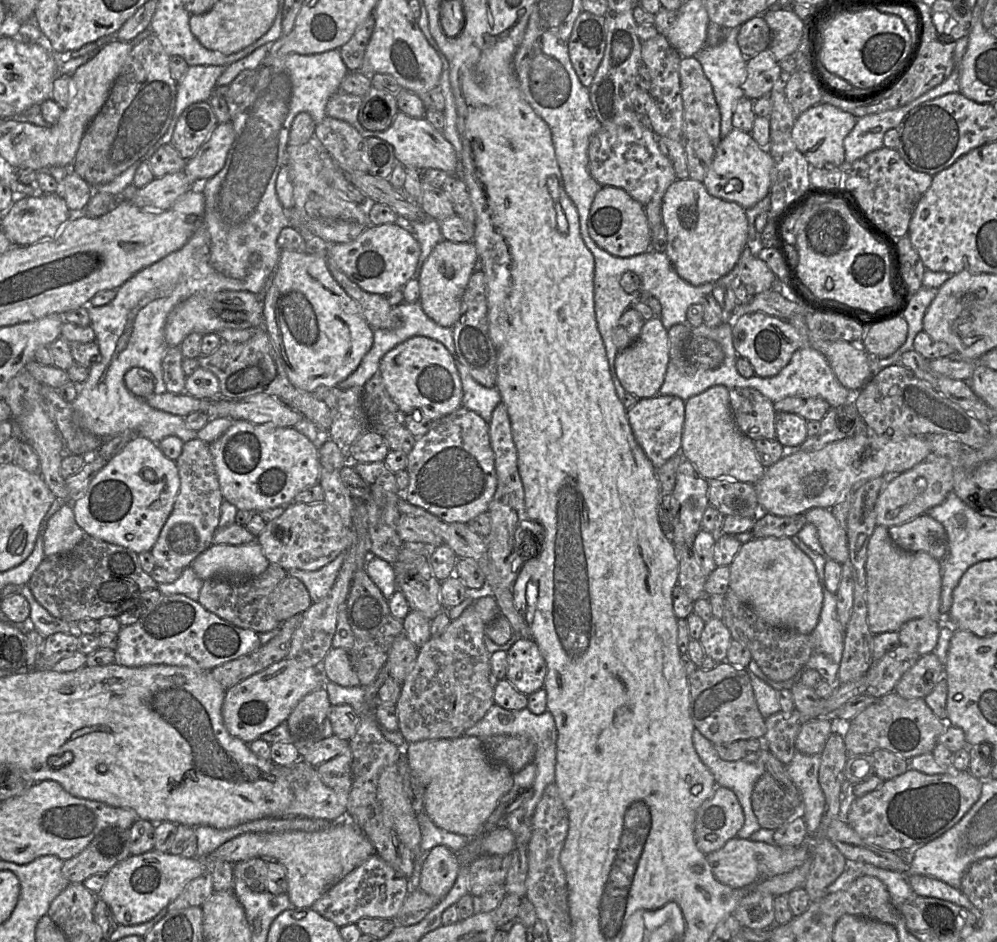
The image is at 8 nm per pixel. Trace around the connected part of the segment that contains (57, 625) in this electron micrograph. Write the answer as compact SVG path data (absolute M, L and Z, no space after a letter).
M28 585L19 588L22 596L26 598L30 606L30 616L22 623L30 625L30 628L35 629L44 637L51 636L55 633L64 633L75 635L77 631L72 627L73 624L68 624L64 620L52 616L43 606L41 606L34 598L31 589Z

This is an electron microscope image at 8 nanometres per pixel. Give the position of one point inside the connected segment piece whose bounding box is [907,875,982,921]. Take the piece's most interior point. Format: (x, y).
(926, 886)

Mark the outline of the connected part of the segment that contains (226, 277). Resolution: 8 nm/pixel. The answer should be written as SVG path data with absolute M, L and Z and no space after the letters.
M271 44L262 45L245 58L227 67L189 66L184 78L177 82L175 112L164 136L144 156L115 179L92 186L95 192L130 199L138 190L132 184L138 167L142 163L148 162L160 147L171 144L174 130L182 113L195 103L208 102L216 86L230 86L242 71L258 70L257 81L252 94L243 105L238 107L232 119L235 140L224 167L216 175L200 184L200 190L205 197L205 211L200 226L181 249L170 253L128 279L118 288L115 298L110 303L99 307L87 305L91 320L90 326L95 333L95 341L100 350L100 359L90 368L88 379L80 384L77 398L71 402L75 413L75 423L84 431L100 438L111 438L122 433L134 433L155 443L159 443L167 436L177 436L184 443L198 437L198 433L187 426L183 416L155 409L144 398L130 392L125 385L124 375L134 367L146 369L155 377L154 394L167 392L163 379L162 360L169 348L164 334L168 314L179 303L198 293L226 290L247 291L259 296L262 300L267 292L267 281L272 278L281 253L277 245L278 236L283 228L290 226L286 209L283 208L276 193L276 180L283 166L287 165L287 148L293 120L299 113L307 112L316 124L320 123L327 116L326 105L329 99L337 93L344 77L350 72L342 59L340 49L311 55L290 53L275 59L270 65L262 65L270 46Z

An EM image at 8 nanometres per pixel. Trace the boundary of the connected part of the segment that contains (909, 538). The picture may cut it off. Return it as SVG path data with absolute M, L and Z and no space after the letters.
M927 514L889 528L891 540L909 552L926 552L941 561L949 553L949 542L943 525Z

